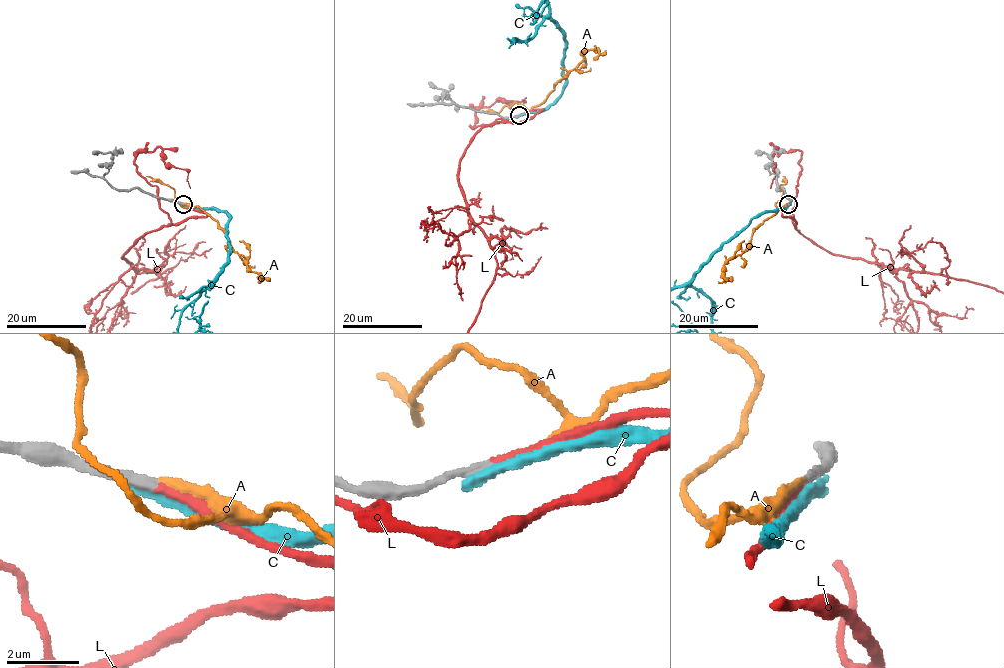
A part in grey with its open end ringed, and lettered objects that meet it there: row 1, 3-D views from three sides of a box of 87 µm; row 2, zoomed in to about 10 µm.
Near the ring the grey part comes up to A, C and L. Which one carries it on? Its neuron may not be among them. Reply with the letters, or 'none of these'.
L

